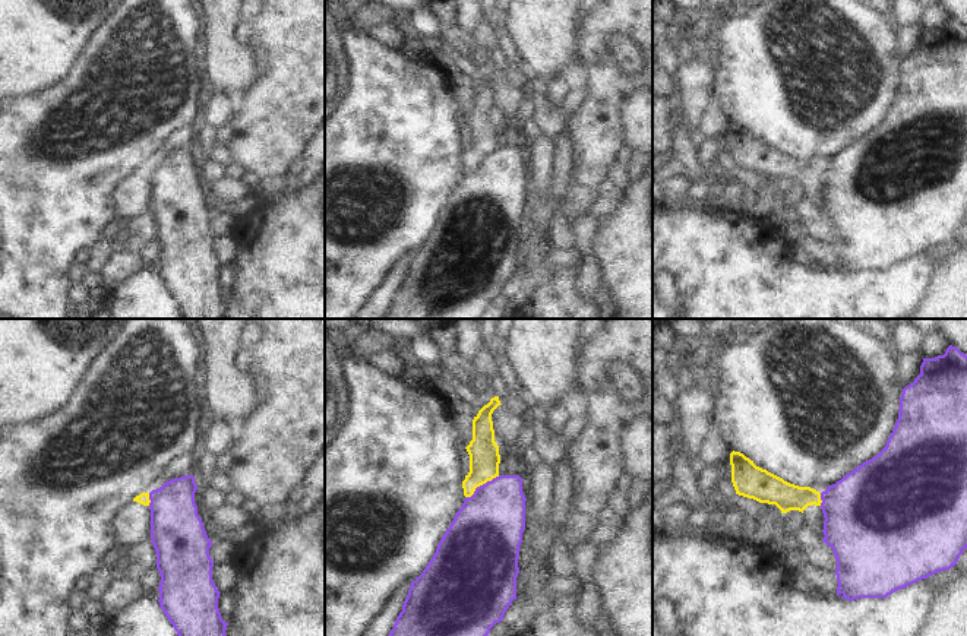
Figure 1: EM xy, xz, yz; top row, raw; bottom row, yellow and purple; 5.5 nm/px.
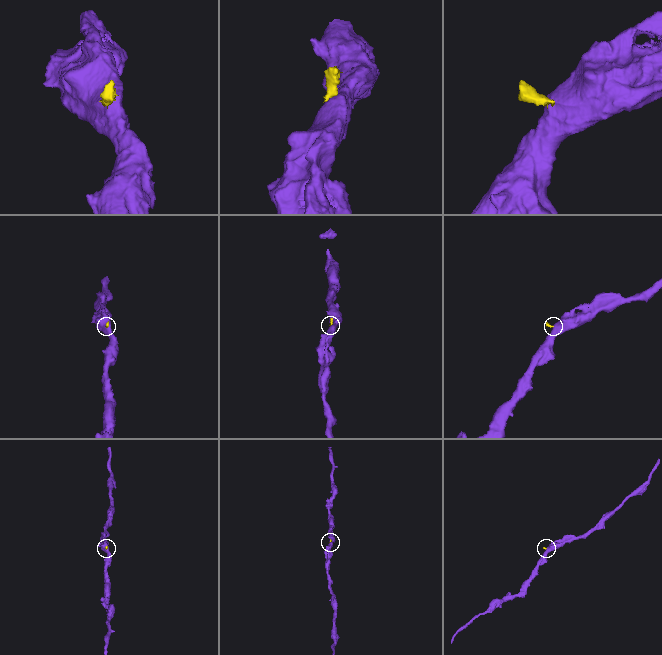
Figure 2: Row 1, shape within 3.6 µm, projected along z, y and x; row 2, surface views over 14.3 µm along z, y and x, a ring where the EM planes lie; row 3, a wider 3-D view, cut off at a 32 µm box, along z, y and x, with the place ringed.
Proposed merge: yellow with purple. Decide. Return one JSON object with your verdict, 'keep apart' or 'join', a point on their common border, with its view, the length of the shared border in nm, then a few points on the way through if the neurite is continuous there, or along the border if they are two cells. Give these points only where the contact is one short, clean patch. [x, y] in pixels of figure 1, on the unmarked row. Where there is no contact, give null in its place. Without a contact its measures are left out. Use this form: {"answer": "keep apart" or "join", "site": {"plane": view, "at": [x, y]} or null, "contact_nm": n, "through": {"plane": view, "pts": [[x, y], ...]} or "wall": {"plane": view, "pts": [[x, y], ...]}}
{"answer": "keep apart", "site": {"plane": "xz", "at": [482, 157]}, "contact_nm": 220, "wall": {"plane": "xz", "pts": [[499, 148], [480, 157], [467, 170]]}}

